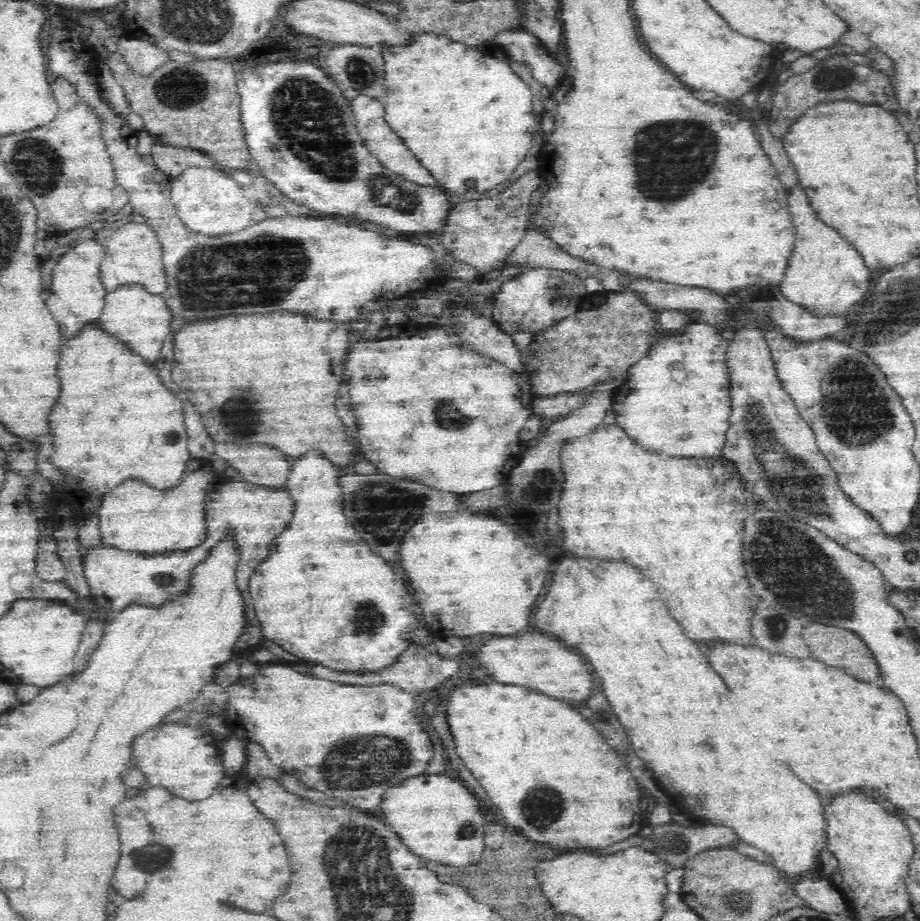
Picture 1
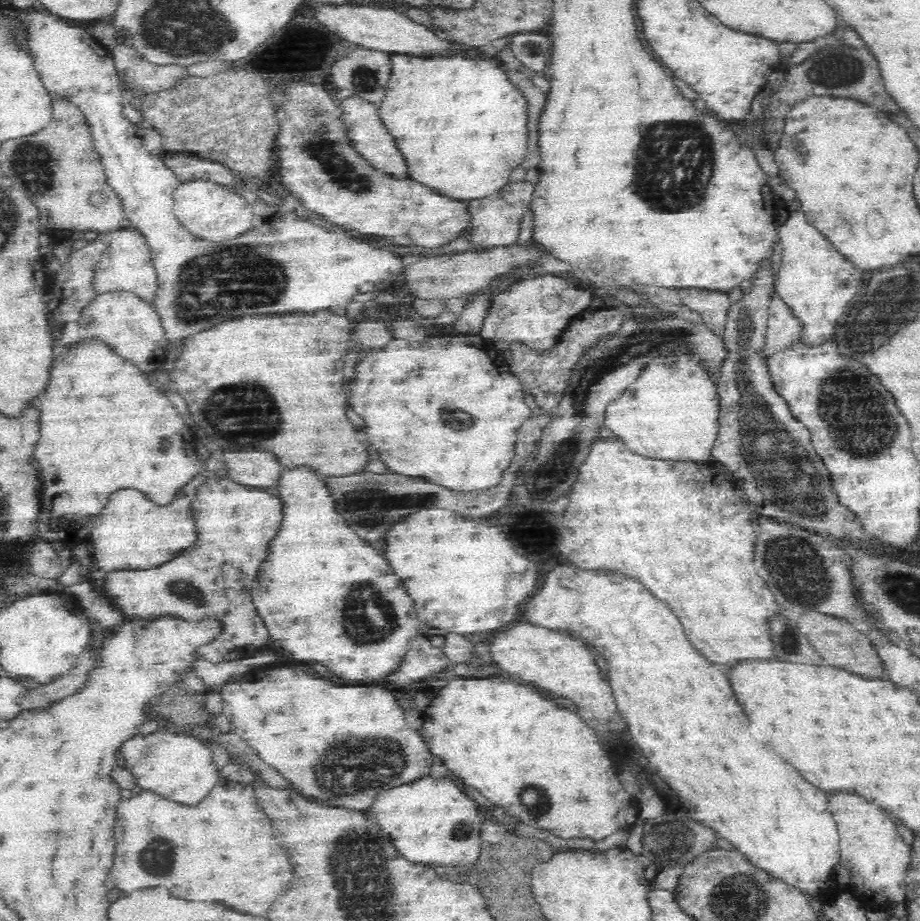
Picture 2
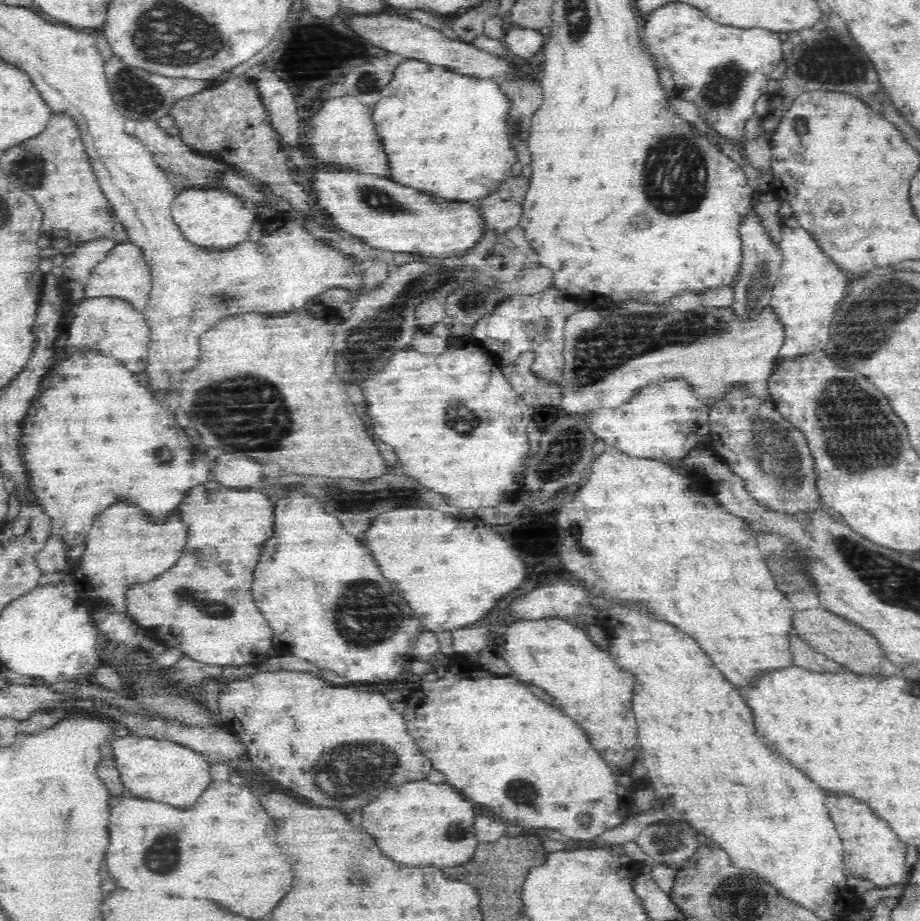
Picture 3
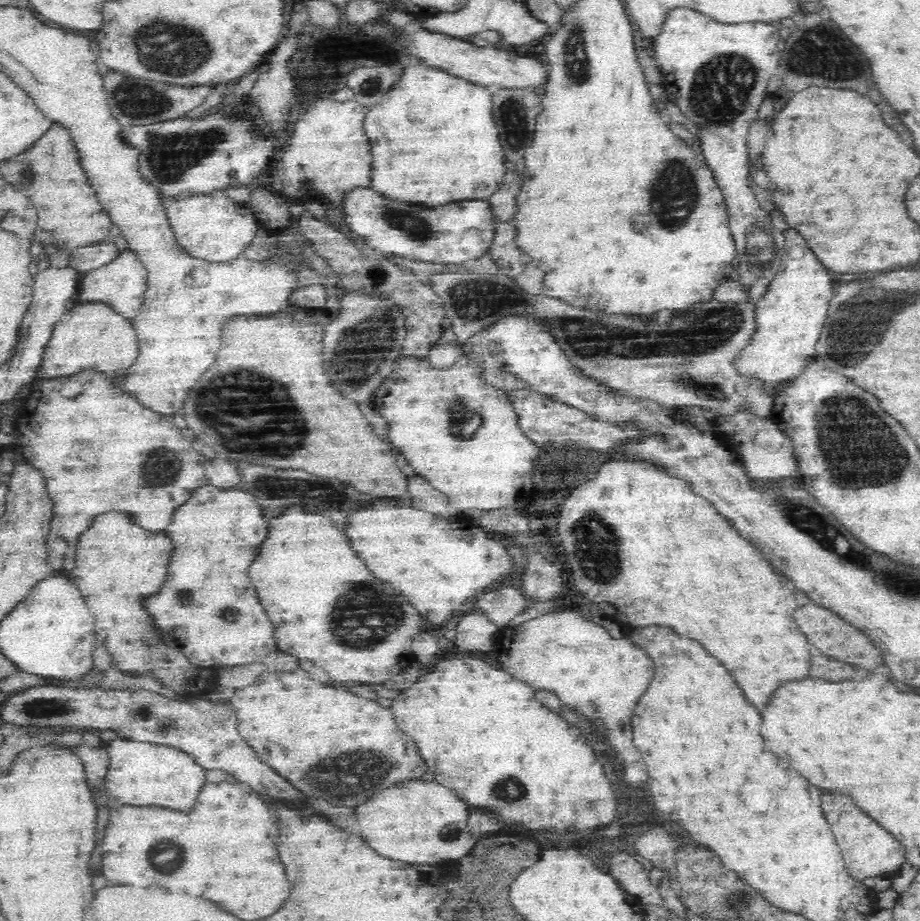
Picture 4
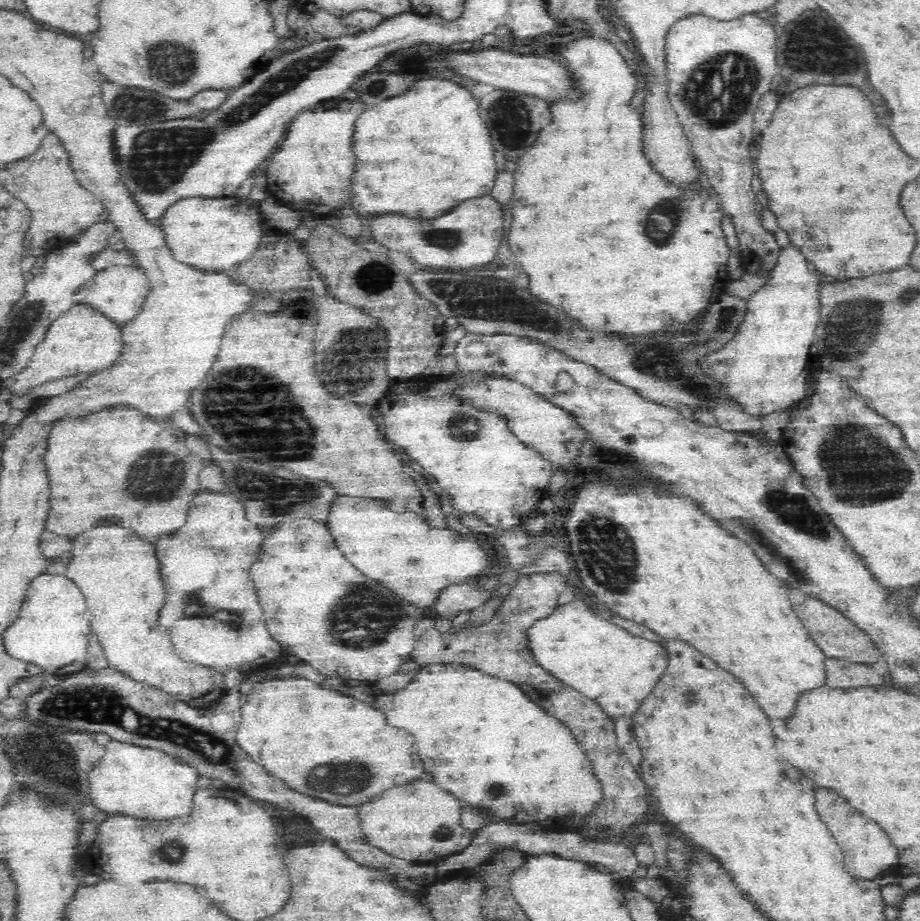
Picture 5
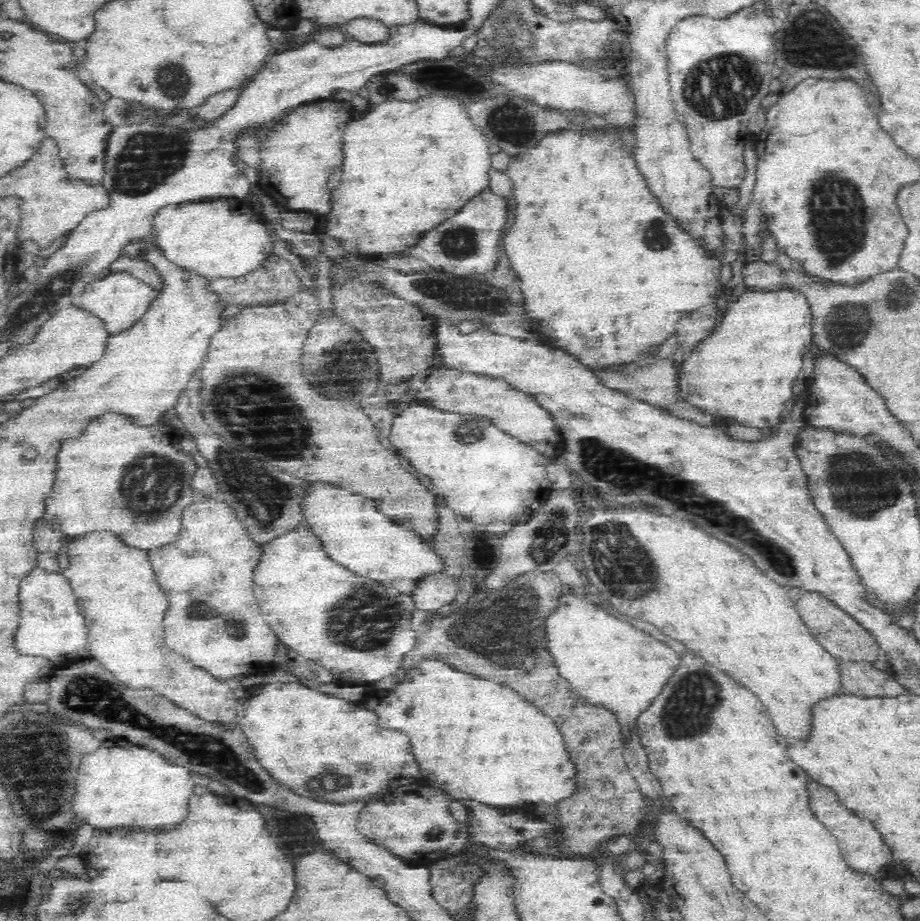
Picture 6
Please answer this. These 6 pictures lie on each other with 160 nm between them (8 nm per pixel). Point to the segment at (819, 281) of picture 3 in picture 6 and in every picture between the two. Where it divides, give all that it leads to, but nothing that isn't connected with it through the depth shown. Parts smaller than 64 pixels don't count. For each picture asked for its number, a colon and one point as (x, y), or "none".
4: (789, 317)
5: (763, 368)
6: (745, 370)

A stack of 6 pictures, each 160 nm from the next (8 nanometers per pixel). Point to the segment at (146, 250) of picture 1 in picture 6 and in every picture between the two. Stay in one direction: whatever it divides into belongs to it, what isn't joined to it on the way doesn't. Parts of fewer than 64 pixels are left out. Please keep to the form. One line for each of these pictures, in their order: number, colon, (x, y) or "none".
2: (126, 266)
3: (124, 274)
4: (122, 284)
5: (119, 292)
6: (119, 300)

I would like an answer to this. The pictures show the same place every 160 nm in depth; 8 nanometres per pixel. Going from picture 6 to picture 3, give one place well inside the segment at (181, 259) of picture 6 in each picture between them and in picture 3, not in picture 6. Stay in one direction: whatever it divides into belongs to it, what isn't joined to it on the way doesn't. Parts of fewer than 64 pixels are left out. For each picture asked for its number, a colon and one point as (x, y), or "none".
3: (213, 219)
4: (207, 227)
5: (215, 235)

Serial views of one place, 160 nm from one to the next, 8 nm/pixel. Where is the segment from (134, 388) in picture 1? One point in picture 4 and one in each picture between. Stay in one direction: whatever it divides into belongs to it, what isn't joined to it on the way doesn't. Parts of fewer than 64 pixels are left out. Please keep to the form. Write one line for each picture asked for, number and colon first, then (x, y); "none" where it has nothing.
2: (100, 422)
3: (100, 431)
4: (59, 430)

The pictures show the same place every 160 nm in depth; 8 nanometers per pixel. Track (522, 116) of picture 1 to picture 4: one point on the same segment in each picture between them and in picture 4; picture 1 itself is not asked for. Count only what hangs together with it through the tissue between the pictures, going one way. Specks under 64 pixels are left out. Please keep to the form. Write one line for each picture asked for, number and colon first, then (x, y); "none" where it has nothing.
2: (481, 101)
3: (445, 135)
4: (432, 138)

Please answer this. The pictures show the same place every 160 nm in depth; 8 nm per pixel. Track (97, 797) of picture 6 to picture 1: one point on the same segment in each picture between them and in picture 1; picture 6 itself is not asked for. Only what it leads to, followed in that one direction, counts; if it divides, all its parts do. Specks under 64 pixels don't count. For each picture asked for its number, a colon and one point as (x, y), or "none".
1: (182, 757)
2: (180, 768)
3: (158, 770)
4: (139, 774)
5: (137, 782)

